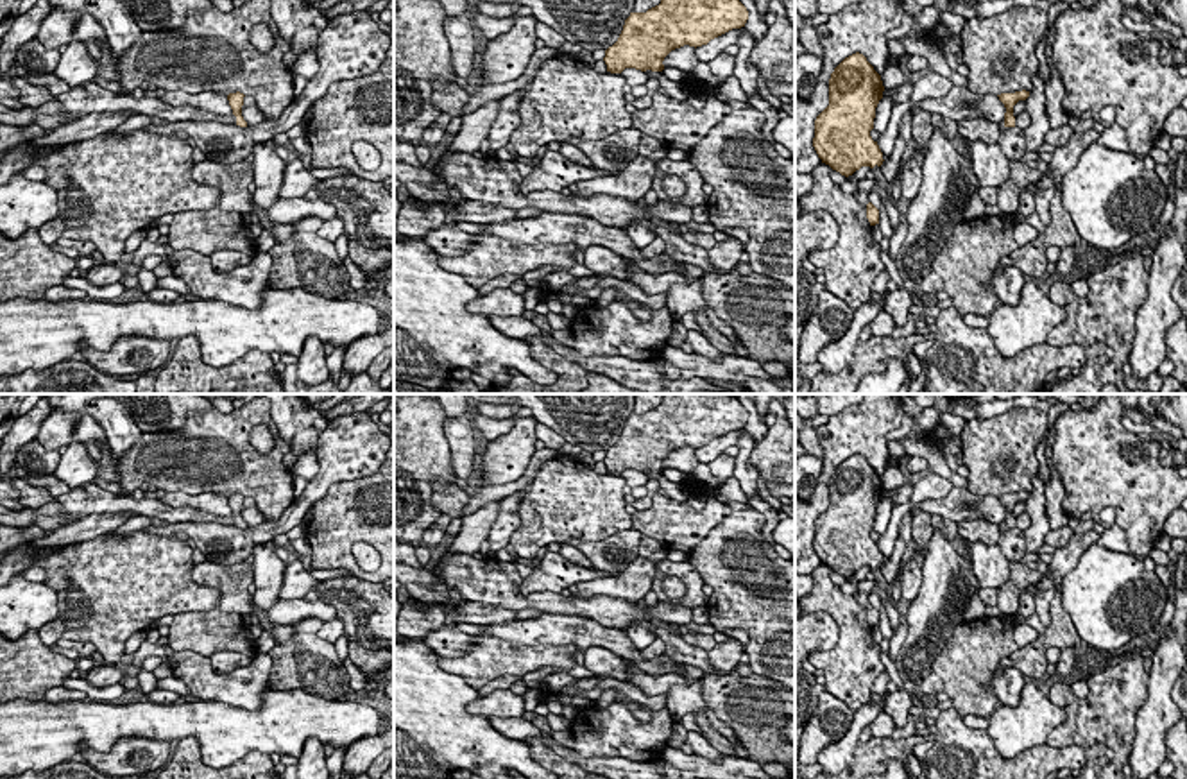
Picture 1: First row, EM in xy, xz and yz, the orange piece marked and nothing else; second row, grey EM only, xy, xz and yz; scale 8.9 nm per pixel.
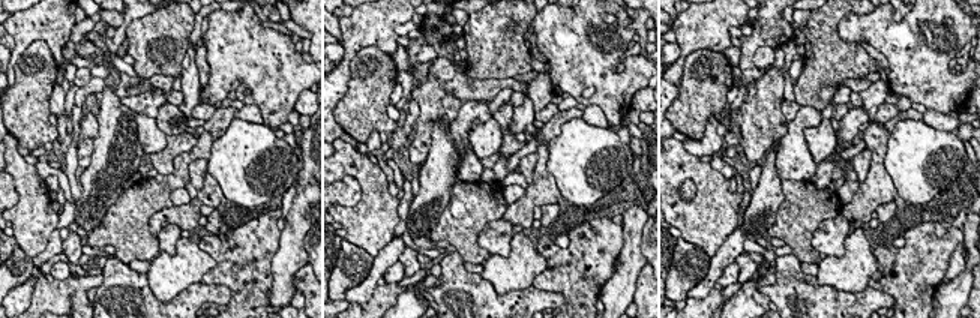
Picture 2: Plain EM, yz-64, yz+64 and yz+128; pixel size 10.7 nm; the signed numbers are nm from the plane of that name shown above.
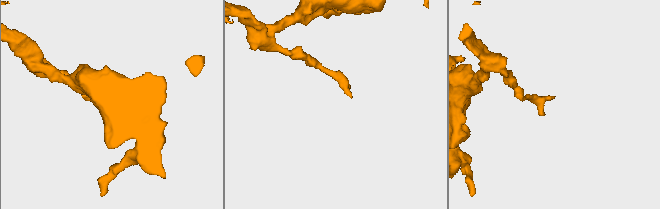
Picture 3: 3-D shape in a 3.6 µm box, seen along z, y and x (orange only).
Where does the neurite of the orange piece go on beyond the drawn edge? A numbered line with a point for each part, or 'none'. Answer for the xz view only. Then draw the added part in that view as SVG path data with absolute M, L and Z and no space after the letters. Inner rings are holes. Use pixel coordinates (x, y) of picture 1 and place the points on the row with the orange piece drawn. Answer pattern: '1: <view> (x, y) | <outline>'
none

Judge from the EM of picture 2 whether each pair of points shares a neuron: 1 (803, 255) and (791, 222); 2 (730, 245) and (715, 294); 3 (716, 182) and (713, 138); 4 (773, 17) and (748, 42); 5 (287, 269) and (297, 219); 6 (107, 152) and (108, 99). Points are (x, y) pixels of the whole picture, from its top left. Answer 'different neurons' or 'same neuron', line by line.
1: same neuron
2: different neurons
3: different neurons
4: same neuron
5: same neuron
6: same neuron

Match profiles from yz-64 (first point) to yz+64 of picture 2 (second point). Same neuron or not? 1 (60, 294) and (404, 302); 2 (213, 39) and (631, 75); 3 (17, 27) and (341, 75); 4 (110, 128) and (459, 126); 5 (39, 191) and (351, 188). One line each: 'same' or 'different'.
1: different
2: same
3: same
4: different
5: different

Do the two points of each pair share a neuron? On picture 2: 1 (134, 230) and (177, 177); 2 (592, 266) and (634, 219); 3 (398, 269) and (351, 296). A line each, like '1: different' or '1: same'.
1: same
2: different
3: different

